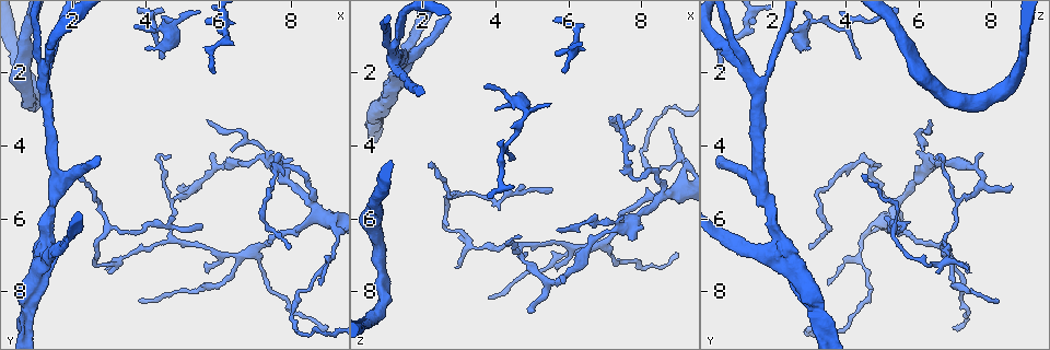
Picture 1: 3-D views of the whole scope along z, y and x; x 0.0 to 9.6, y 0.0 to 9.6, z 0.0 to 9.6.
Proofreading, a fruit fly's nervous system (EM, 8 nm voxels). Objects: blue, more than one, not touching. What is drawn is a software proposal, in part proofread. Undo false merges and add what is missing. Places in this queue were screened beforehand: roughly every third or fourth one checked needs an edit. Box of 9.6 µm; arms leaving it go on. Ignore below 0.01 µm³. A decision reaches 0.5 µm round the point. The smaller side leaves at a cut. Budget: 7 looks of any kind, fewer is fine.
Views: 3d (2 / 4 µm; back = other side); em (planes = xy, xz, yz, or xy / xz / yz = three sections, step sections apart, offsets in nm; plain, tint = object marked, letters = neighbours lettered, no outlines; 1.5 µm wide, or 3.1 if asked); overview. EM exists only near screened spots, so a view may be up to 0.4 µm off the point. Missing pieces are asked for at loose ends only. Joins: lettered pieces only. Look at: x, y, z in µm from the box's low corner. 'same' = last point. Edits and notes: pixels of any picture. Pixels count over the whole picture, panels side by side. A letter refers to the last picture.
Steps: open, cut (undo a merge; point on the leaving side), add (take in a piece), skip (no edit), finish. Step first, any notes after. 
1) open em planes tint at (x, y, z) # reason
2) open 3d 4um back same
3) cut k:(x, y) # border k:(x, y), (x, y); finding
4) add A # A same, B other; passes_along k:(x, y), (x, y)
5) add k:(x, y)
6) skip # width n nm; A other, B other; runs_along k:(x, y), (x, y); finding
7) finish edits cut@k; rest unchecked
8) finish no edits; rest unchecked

open em planes letters at (4.05, 1.35, 3.05) # branch stops here

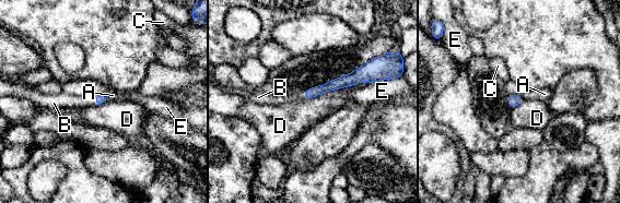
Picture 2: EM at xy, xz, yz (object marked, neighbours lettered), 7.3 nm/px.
add B # A other, B same, C other, D other, E other; it goes on there

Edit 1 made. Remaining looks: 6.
open 3d 4um at (1.15, 6.85, 2.30) # side arm on a straight run

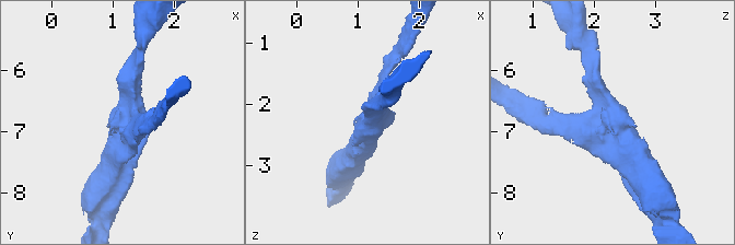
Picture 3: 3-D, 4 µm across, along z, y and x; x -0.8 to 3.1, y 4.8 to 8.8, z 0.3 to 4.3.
open em planes tint at (1.15, 6.85, 2.40) # shape alone is not enough

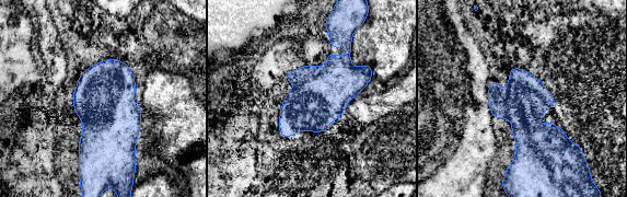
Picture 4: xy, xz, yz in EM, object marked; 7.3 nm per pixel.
open em planes letters same

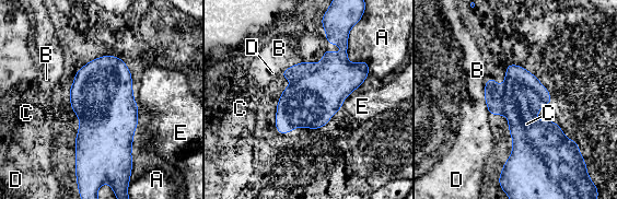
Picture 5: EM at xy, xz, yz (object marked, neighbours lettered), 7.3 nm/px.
skip # width 320 nm; A other, B other, C other, D other, E other; all the same neuron

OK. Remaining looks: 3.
open 3d 2um at (7.90, 6.85, 3.05)

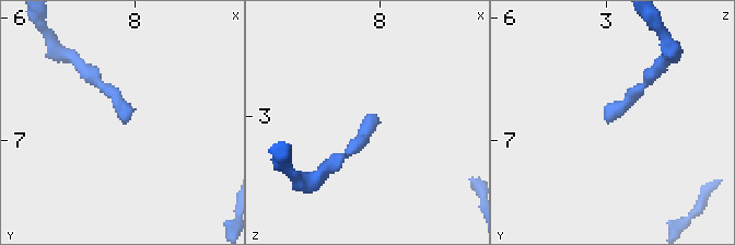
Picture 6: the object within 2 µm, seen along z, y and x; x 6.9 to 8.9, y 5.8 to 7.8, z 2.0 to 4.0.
open em planes tint at (7.96, 6.86, 3.00) # now the EM

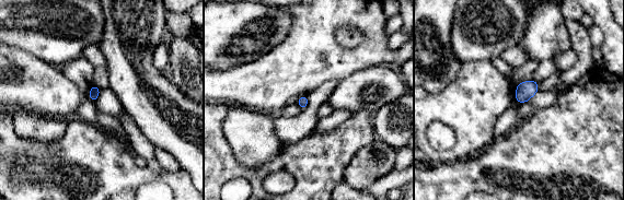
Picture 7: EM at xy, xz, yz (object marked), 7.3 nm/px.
open em planes letters same

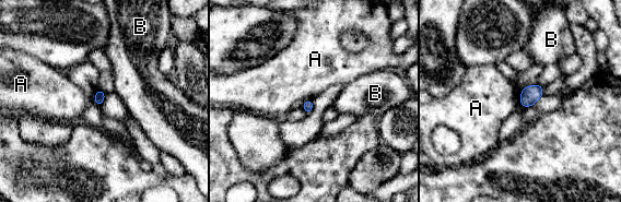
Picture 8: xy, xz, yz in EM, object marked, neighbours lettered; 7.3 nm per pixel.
skip # longest_contact A 110 nm; A other, B other; border 8:(519, 91), (520, 105); no lettered piece goes on from it

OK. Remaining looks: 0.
finish edits add@2; rest unchecked

